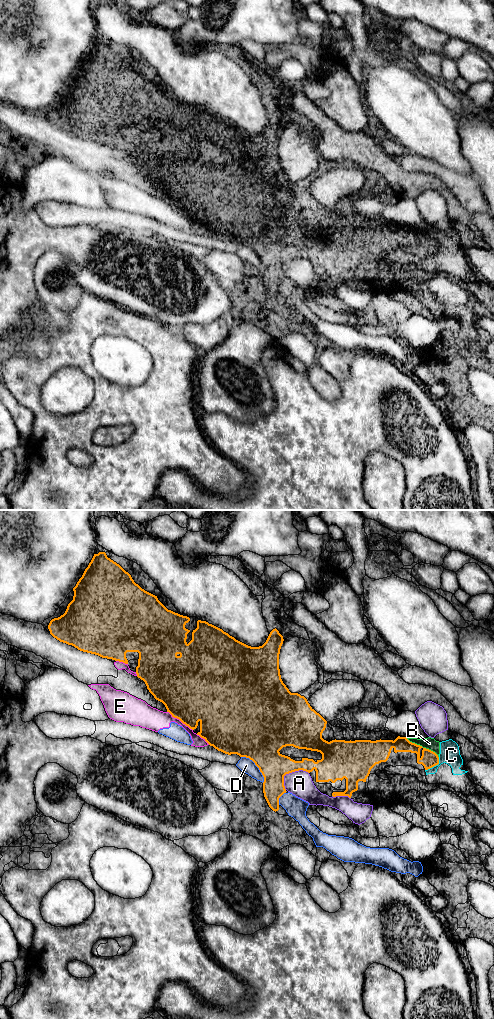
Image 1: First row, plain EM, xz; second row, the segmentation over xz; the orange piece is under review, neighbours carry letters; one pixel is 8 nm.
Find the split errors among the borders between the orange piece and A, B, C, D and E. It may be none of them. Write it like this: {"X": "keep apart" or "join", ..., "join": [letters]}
{"A": "keep apart", "B": "keep apart", "C": "keep apart", "D": "keep apart", "E": "keep apart", "join": []}

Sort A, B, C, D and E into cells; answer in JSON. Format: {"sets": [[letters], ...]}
{"sets": [["A"], ["B", "C"], ["D", "E"]]}

